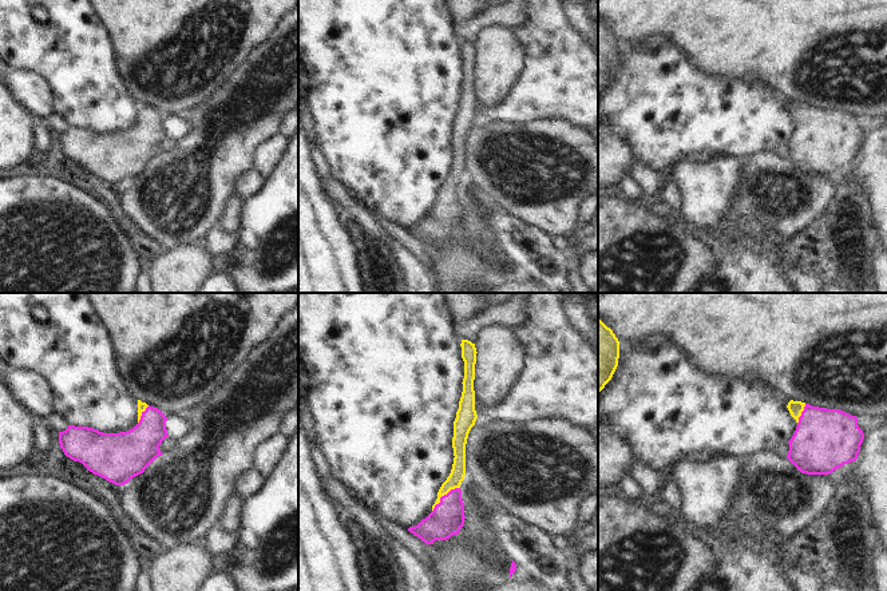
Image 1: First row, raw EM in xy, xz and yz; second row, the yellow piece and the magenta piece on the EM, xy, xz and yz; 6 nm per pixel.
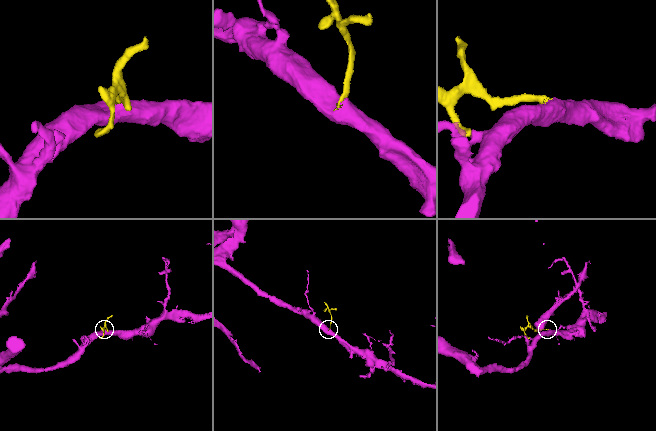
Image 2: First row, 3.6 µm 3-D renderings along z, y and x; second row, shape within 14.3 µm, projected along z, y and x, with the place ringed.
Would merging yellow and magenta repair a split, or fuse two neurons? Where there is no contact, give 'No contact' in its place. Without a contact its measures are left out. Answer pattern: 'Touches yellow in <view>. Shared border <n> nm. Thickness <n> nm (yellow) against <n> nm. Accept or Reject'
Touches yellow in xz. Shared border 220 nm. Thickness 90 nm (yellow) against 200 nm. Accept

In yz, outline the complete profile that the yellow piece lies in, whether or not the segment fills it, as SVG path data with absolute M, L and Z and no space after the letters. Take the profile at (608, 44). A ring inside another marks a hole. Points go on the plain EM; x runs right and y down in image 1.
M598 17L598 94L611 80L619 59L619 41Z

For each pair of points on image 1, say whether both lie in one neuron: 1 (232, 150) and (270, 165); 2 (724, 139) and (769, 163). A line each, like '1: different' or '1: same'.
1: different
2: different

